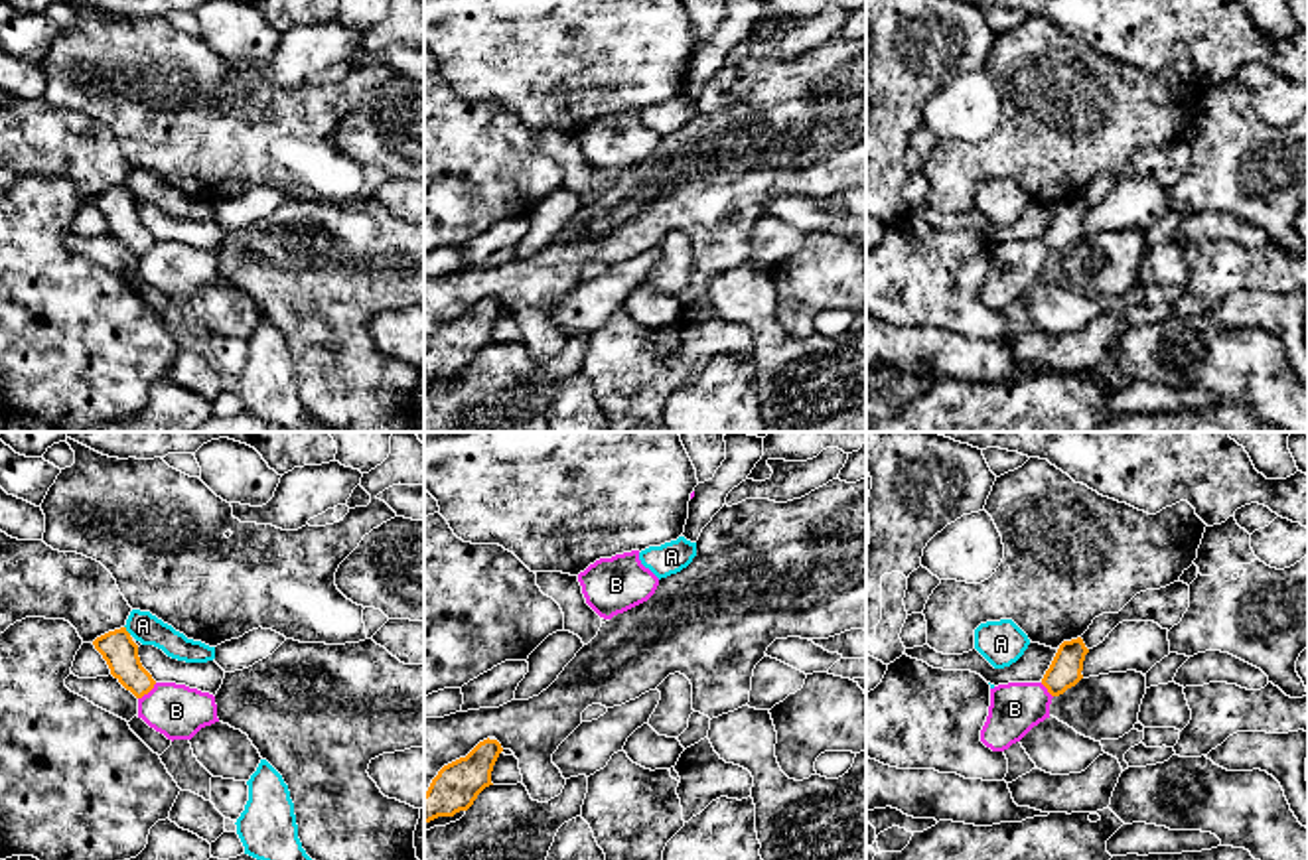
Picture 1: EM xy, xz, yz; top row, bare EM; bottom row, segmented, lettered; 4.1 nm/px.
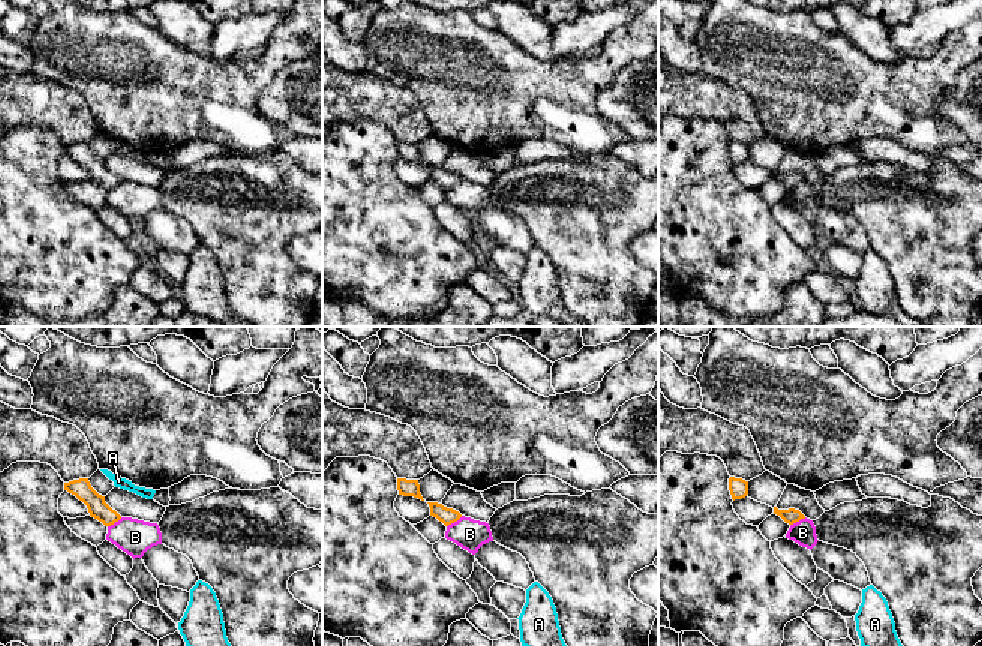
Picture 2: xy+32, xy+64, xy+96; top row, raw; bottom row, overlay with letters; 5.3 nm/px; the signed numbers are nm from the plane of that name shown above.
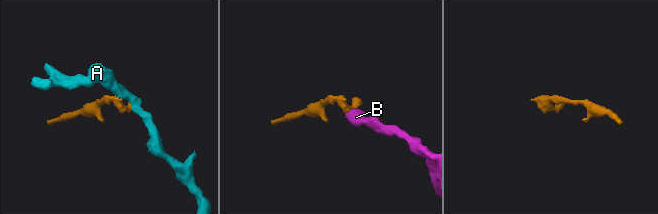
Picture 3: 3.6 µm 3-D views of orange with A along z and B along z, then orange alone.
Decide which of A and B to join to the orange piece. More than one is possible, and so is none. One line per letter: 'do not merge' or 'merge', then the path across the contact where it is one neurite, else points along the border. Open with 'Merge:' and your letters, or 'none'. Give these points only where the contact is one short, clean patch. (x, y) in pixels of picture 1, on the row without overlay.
Merge: none
A: do not merge | along xy (125, 184), (131, 192)
B: do not merge | along xy (156, 241), (139, 257)

